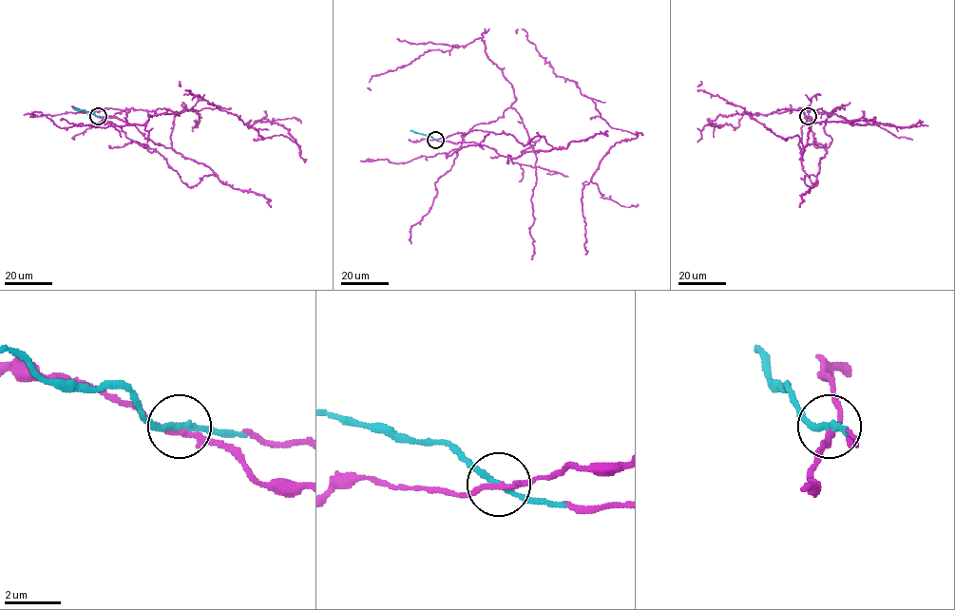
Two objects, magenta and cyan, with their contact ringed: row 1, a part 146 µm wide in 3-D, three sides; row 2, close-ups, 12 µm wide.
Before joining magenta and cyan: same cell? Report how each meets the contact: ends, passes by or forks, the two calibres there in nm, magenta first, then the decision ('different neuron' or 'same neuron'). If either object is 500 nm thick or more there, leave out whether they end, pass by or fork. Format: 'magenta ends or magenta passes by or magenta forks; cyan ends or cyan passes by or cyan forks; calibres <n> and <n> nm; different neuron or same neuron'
magenta passes by; cyan passes by; calibres 190 and 200 nm; same neuron

